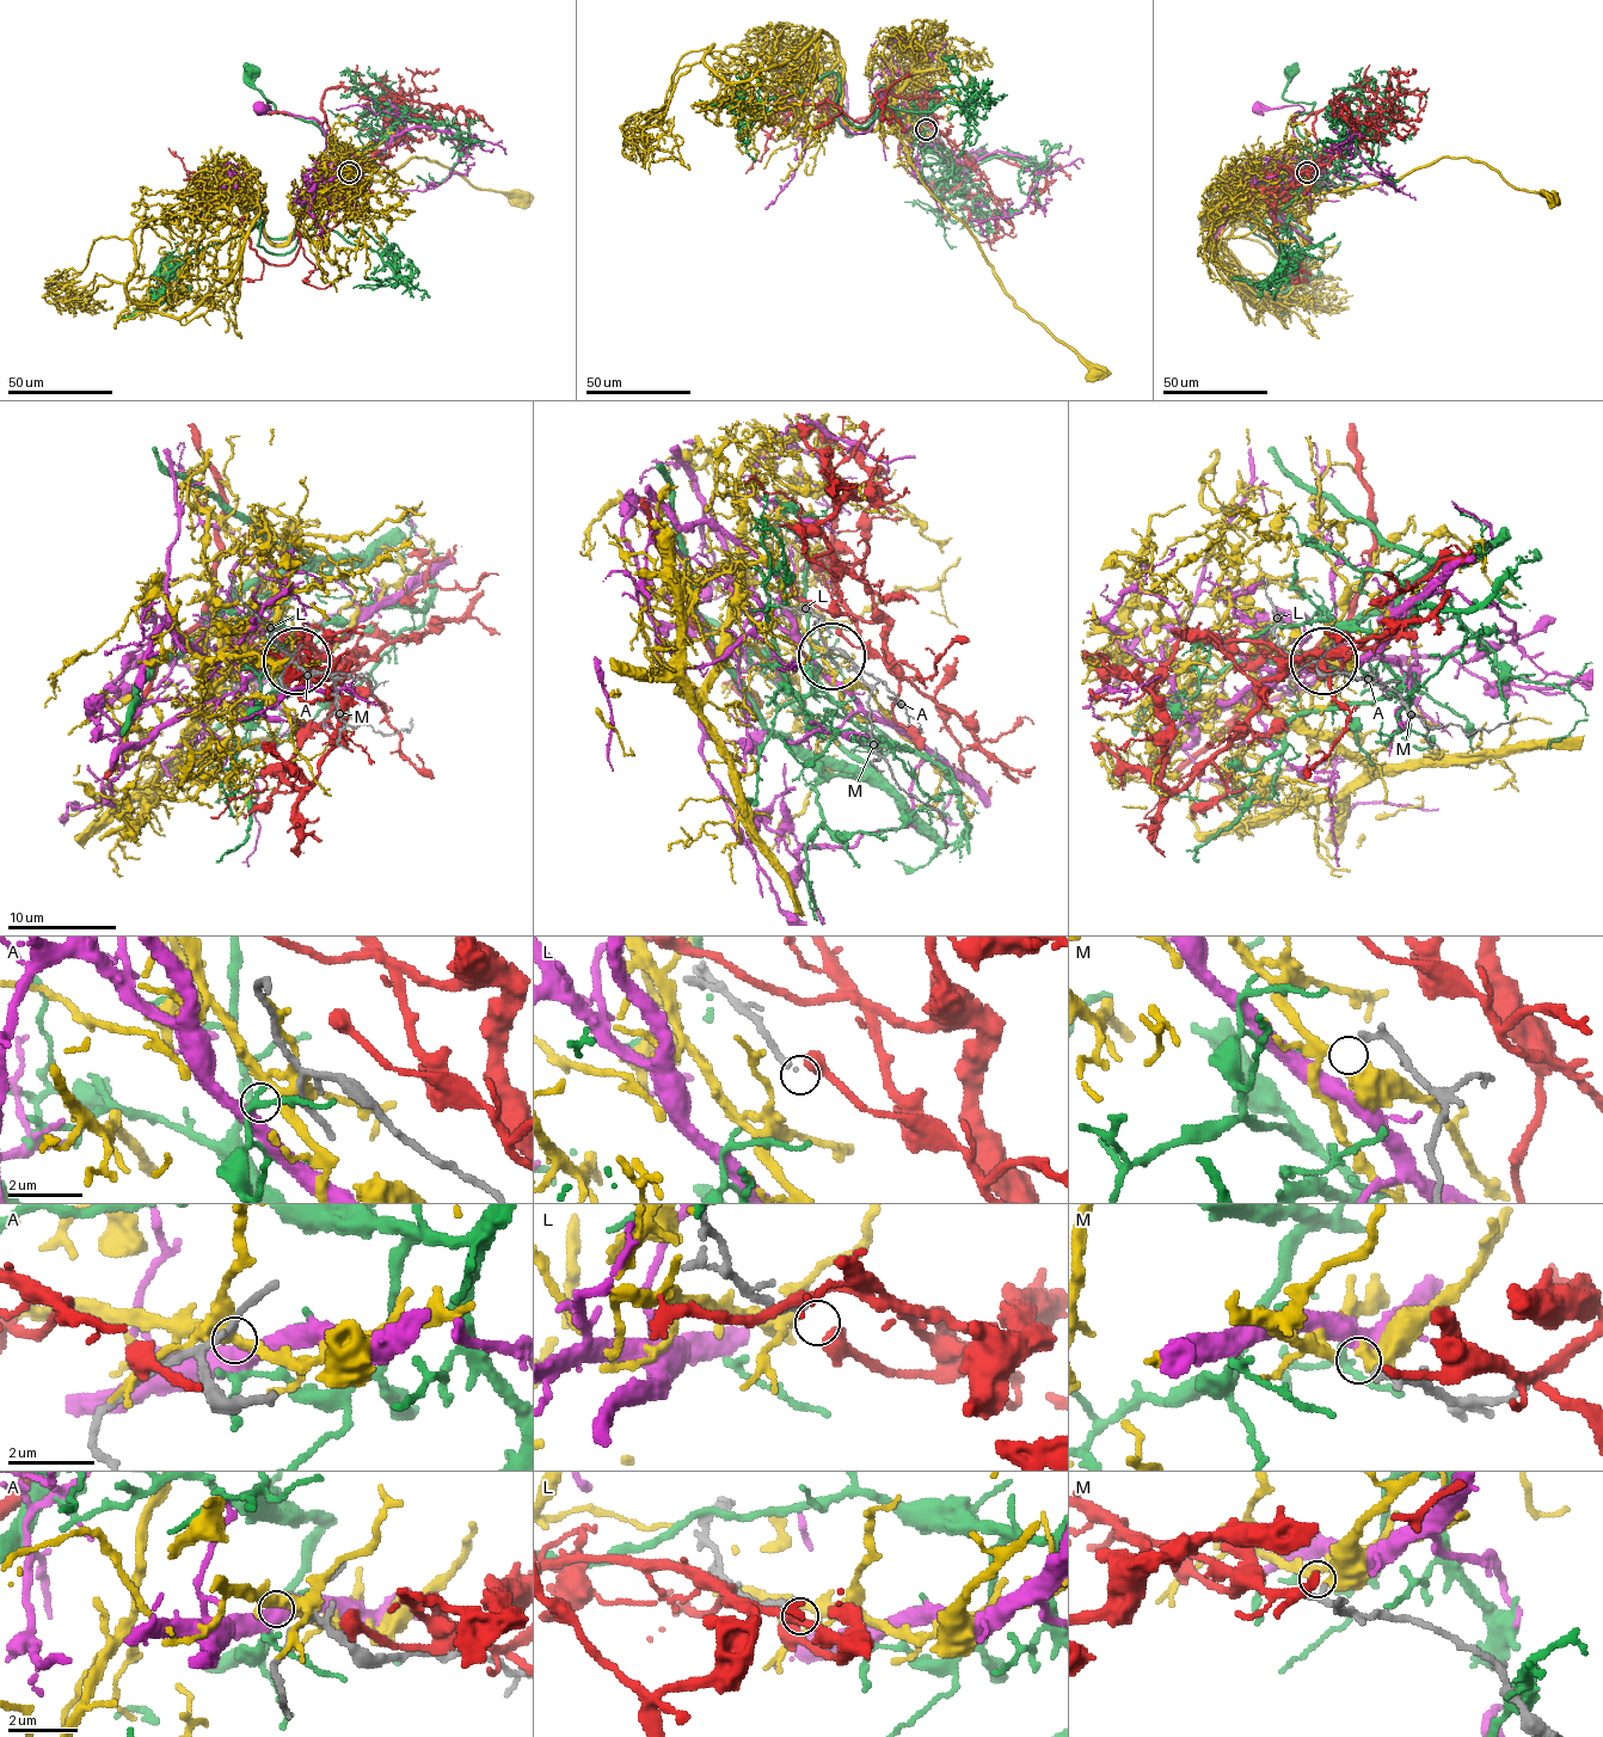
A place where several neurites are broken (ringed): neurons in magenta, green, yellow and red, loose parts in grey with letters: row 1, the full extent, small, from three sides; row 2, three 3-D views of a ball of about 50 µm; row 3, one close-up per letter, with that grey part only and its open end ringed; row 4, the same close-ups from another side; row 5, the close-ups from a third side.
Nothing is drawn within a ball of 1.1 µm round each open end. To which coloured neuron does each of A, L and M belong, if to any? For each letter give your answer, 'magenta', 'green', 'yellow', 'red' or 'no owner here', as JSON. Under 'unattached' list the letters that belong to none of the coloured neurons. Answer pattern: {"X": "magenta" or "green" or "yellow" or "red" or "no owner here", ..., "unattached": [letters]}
{"A": "magenta", "L": "red", "M": "yellow", "unattached": []}

